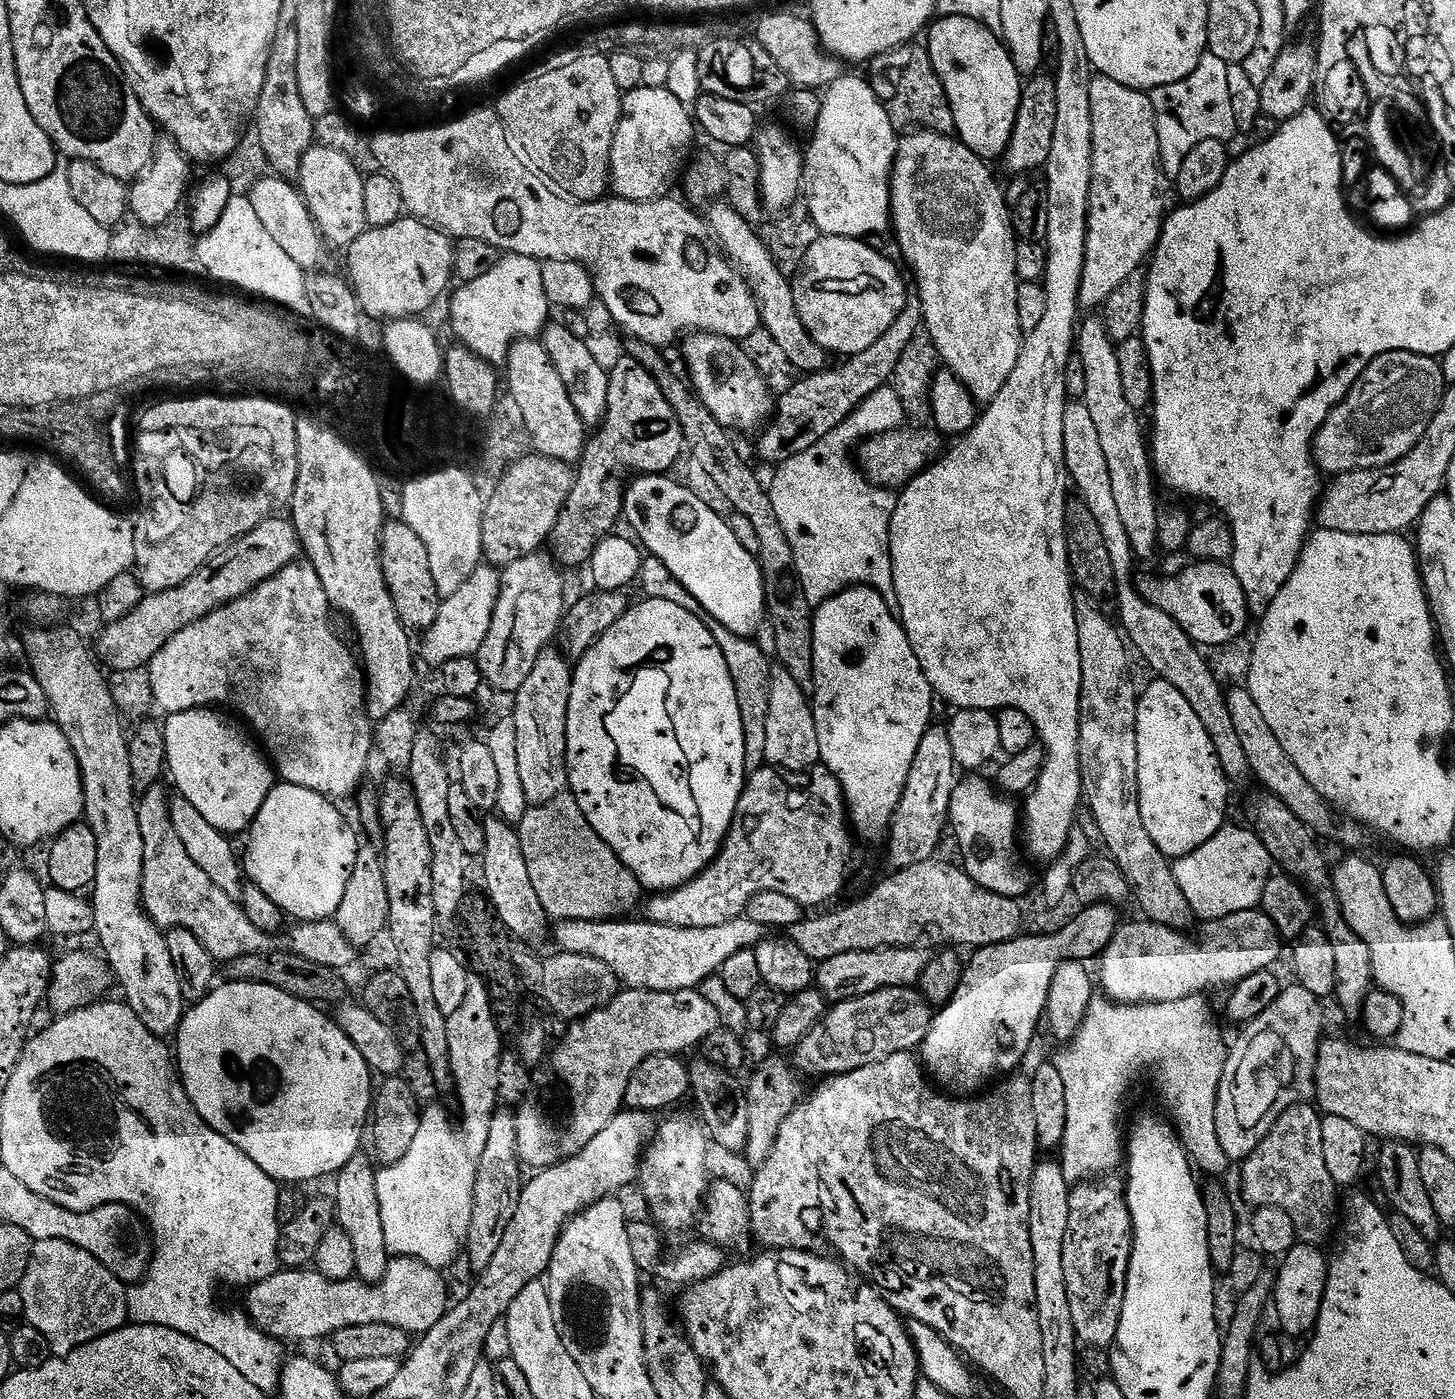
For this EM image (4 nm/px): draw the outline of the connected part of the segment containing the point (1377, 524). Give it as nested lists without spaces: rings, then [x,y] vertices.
[[[1402,461],[1387,464],[1384,468],[1363,468],[1357,472],[1340,472],[1332,485],[1323,489],[1314,512],[1320,528],[1338,530],[1342,534],[1397,534],[1417,523],[1424,512],[1422,502],[1402,500],[1400,486]]]

